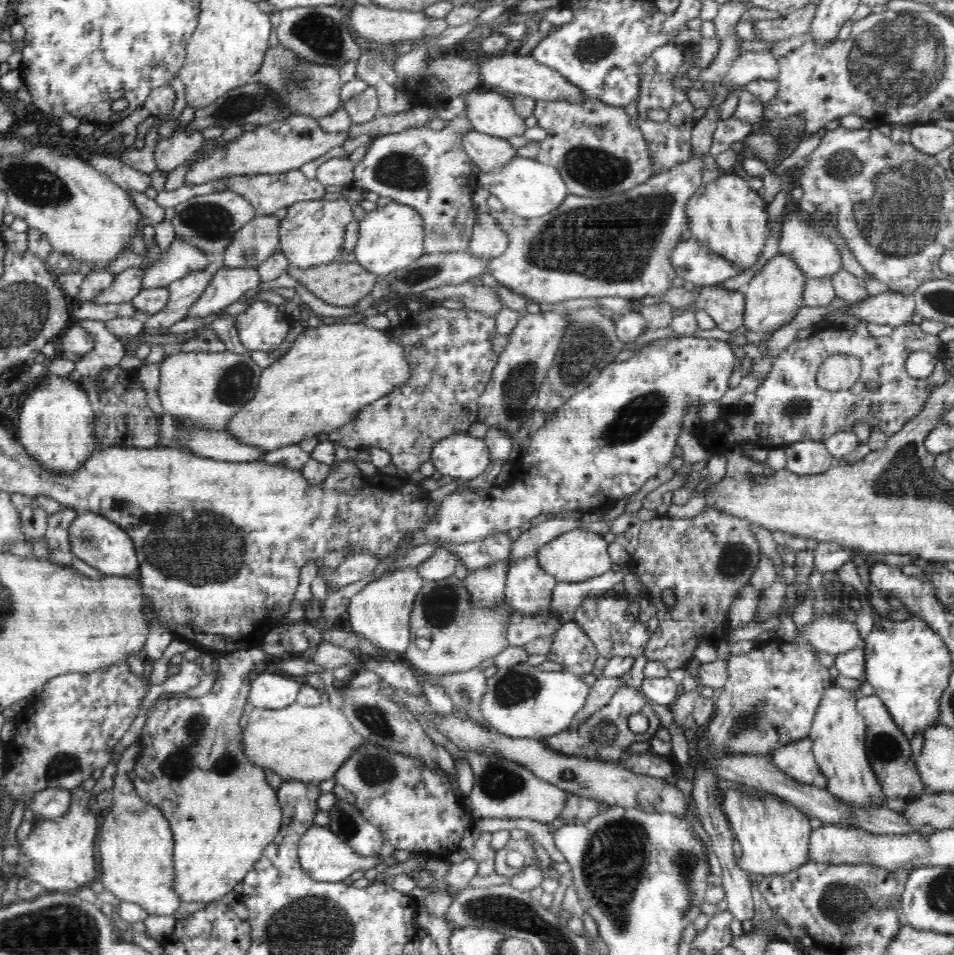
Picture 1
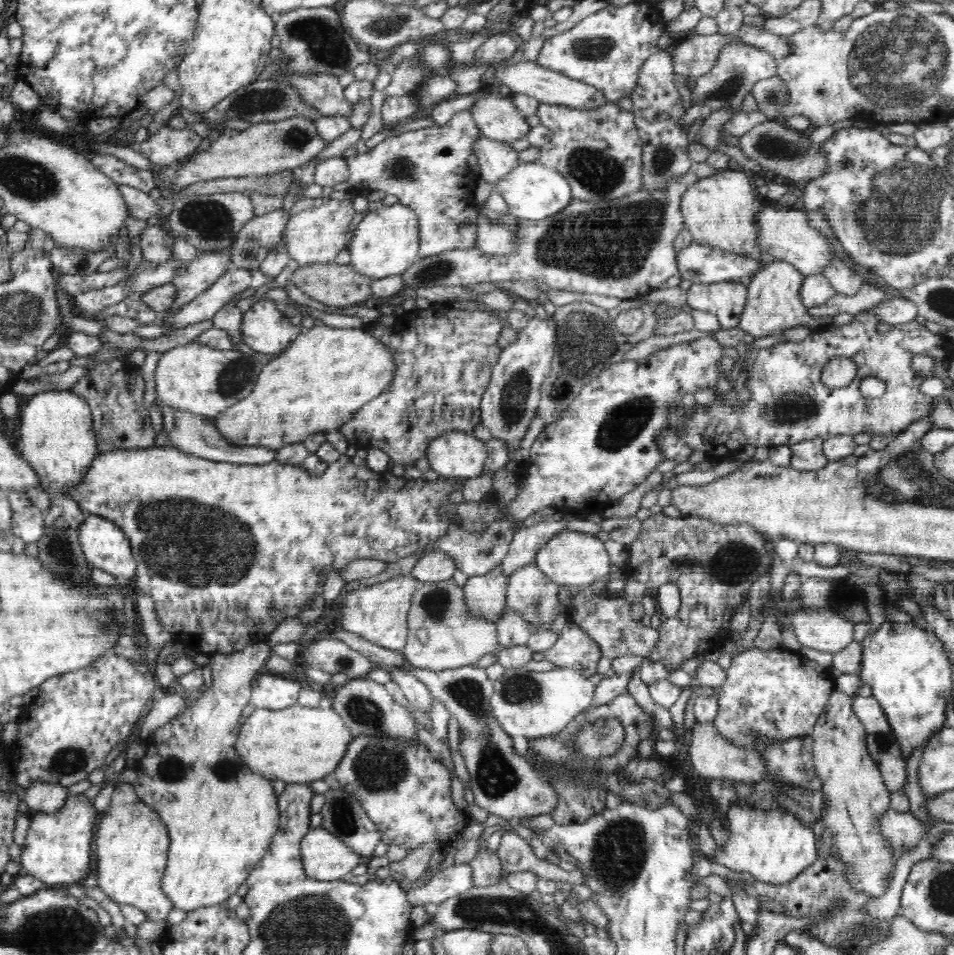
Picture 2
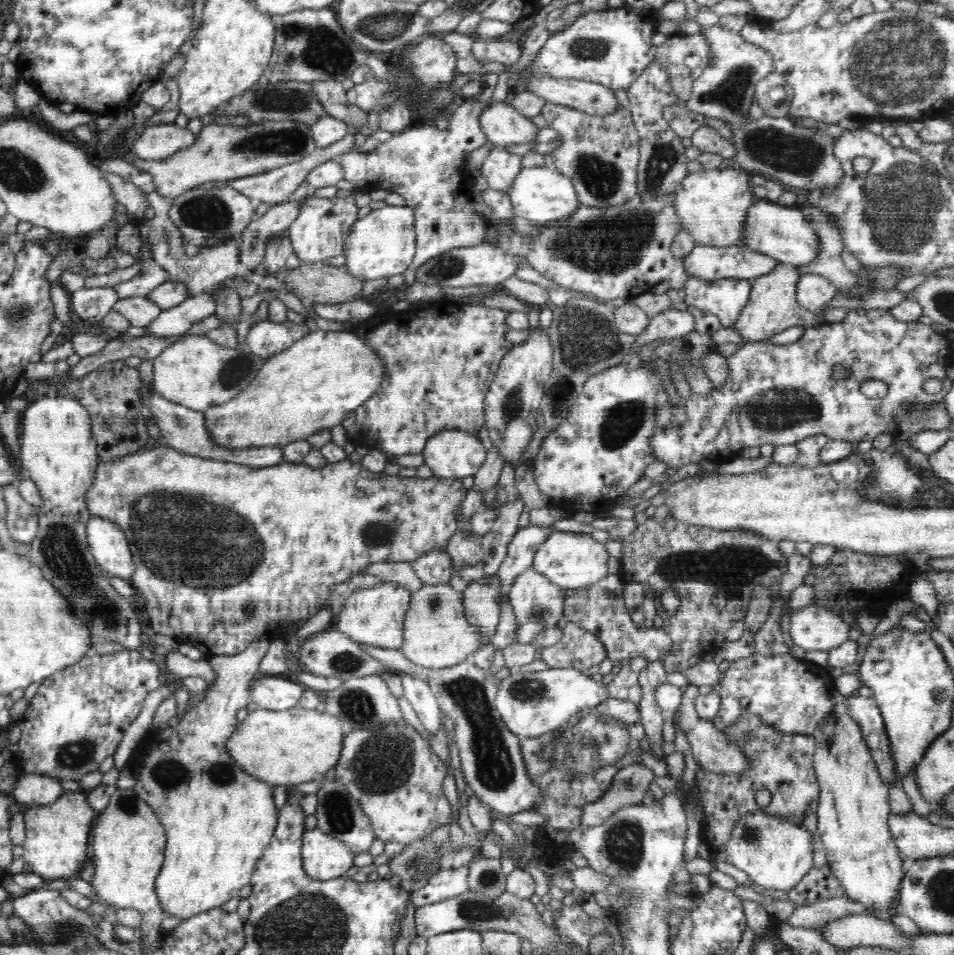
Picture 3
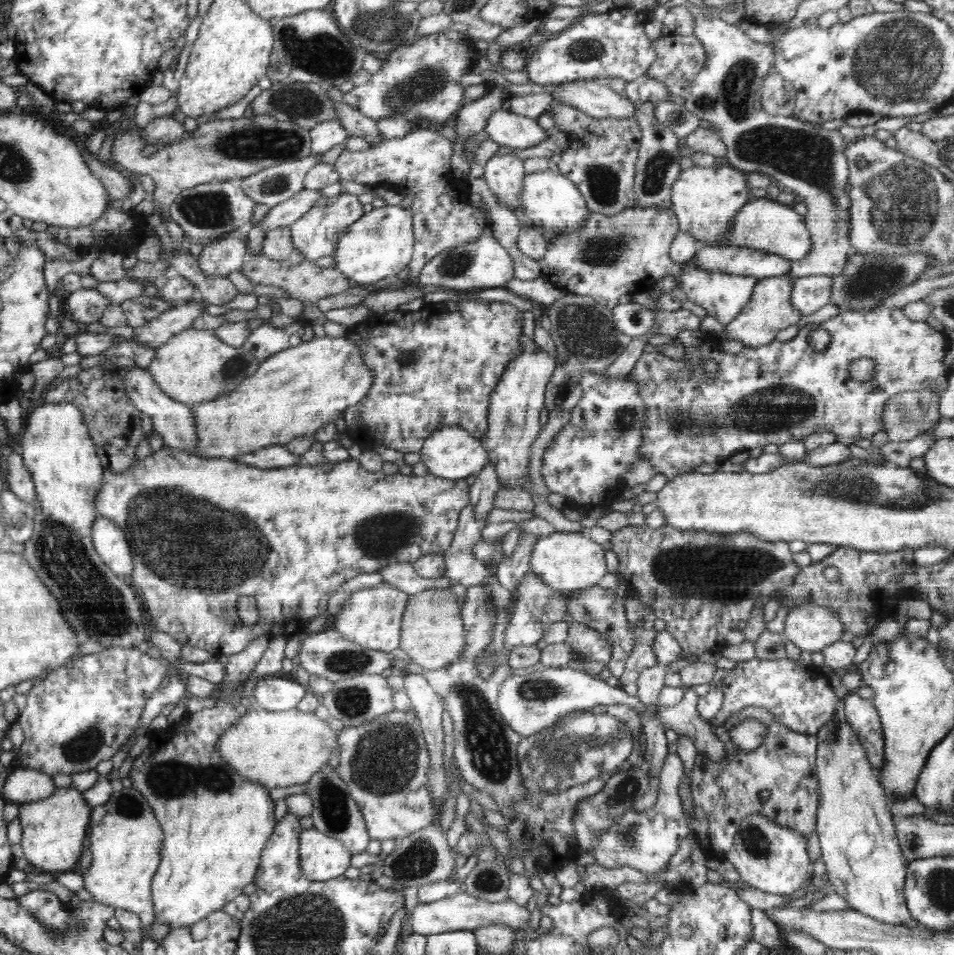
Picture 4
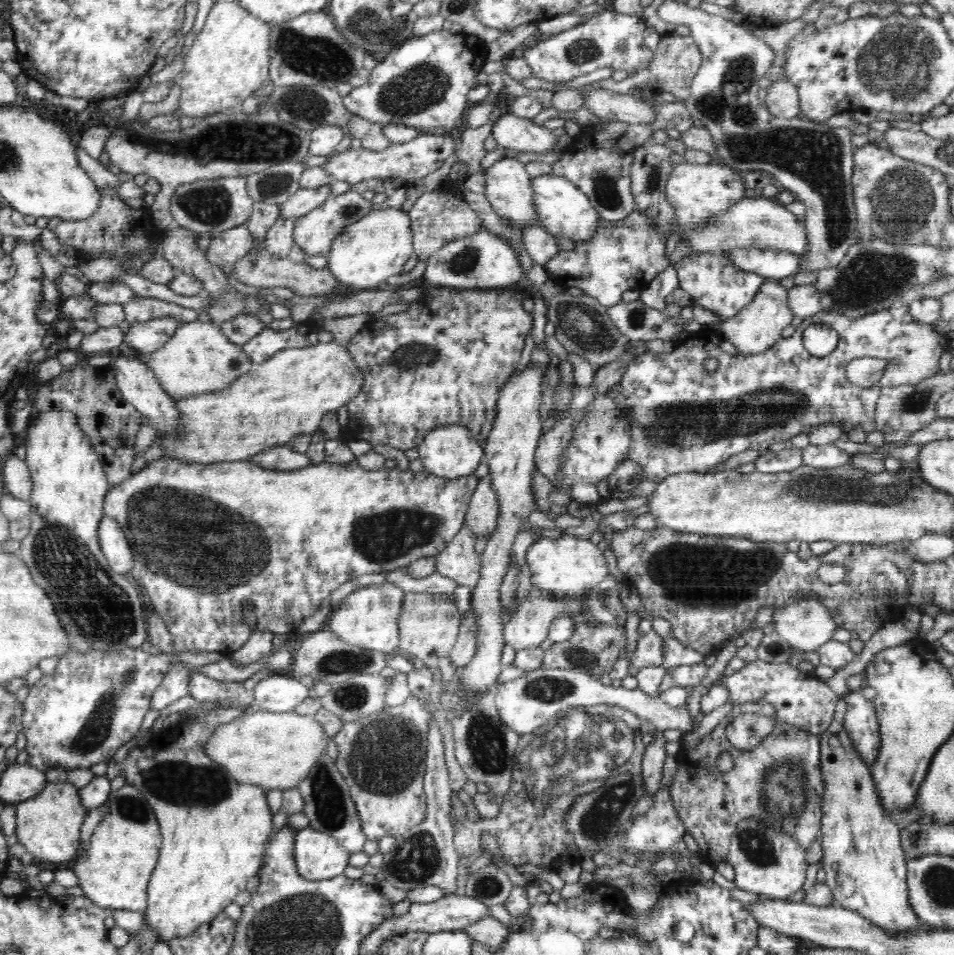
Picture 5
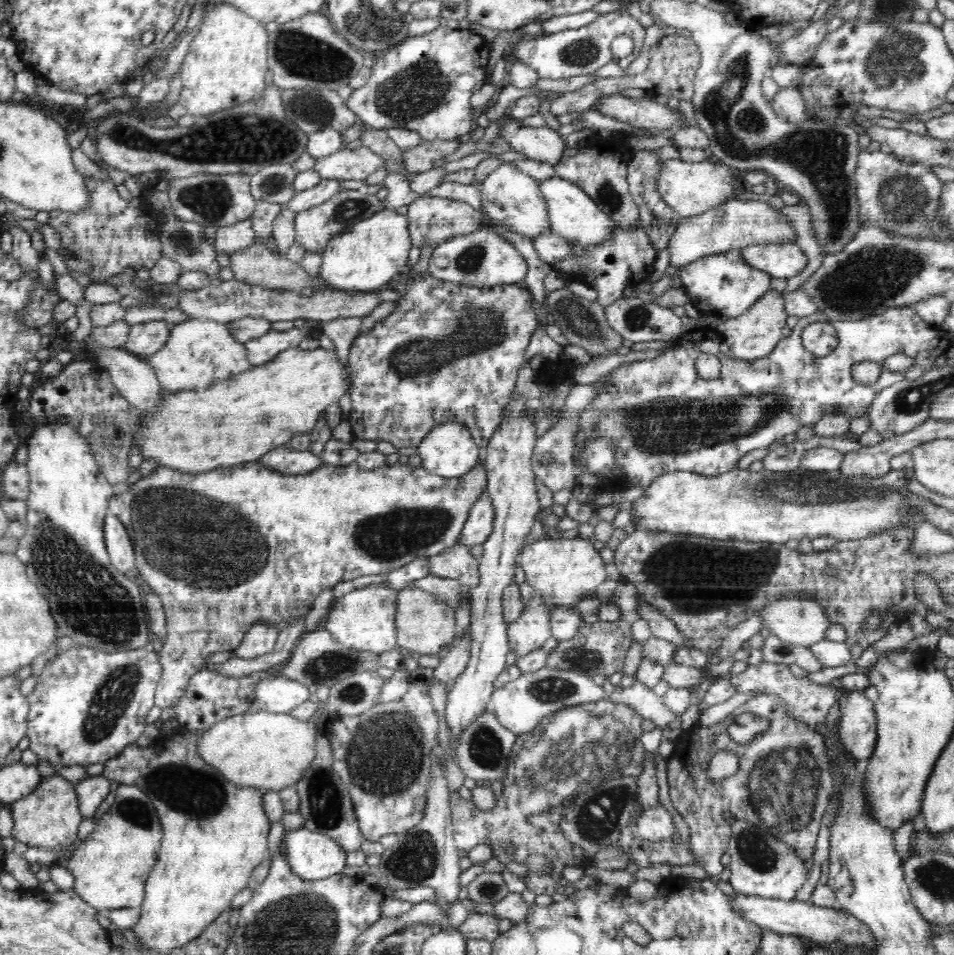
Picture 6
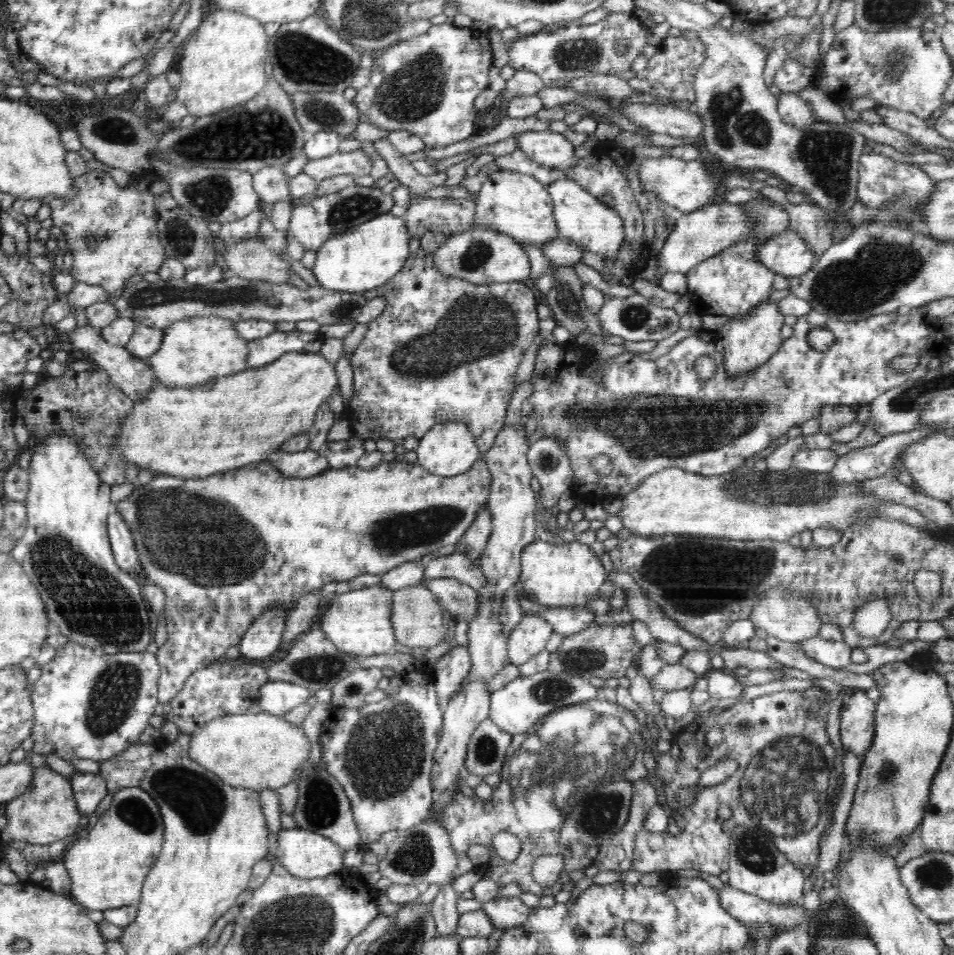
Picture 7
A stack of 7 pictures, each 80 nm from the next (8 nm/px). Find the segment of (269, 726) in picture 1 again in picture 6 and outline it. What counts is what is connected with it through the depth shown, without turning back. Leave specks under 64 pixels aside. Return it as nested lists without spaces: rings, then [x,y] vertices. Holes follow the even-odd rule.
[[[254,708],[251,712],[224,718],[212,724],[198,740],[196,751],[202,760],[214,766],[231,783],[239,787],[251,786],[266,794],[268,791],[279,791],[292,786],[301,779],[304,770],[316,758],[316,738],[320,735],[318,732],[322,733],[317,726],[310,726],[308,721],[292,718],[290,713],[278,714]]]

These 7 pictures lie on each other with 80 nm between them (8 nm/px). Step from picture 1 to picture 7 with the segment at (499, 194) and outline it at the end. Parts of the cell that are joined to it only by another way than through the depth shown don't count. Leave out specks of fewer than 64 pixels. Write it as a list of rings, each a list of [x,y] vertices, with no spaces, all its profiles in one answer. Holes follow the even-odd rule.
[[[562,175],[559,180],[552,182],[552,184],[547,186],[547,190],[554,205],[553,215],[554,220],[557,222],[556,226],[560,236],[570,239],[583,251],[589,250],[590,252],[594,252],[594,254],[599,254],[602,258],[606,257],[606,259],[613,259],[625,238],[623,222],[620,215],[615,210],[605,206],[598,198],[592,196],[585,189],[582,189],[575,181],[572,181],[566,176]]]

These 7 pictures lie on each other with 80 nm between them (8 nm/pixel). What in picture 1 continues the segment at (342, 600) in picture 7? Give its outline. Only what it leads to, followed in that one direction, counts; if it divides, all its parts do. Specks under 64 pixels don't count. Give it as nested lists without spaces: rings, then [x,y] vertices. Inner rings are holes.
[[[402,567],[369,582],[349,602],[346,618],[350,630],[363,634],[381,649],[405,653],[411,641],[410,614],[425,581],[416,567]]]

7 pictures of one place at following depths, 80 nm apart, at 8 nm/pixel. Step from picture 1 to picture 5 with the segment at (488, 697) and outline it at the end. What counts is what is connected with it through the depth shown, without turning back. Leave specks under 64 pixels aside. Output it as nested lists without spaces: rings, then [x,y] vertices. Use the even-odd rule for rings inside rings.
[[[541,667],[512,680],[502,679],[496,686],[496,708],[500,718],[506,726],[519,735],[538,730],[539,727],[561,716],[568,709],[591,707],[595,704],[620,706],[632,711],[640,719],[647,719],[659,731],[674,728],[683,733],[694,731],[697,724],[692,721],[692,714],[688,710],[688,703],[679,707],[666,704],[659,695],[648,696],[639,688],[626,689],[625,687],[606,686],[597,676],[588,674],[584,669],[550,669]]]

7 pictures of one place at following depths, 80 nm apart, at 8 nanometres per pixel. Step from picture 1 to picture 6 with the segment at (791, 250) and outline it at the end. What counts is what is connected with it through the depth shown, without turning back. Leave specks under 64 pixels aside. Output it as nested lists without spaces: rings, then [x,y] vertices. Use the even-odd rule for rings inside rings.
[[[734,198],[698,216],[682,217],[667,248],[671,254],[670,263],[678,270],[689,262],[708,255],[726,253],[747,246],[784,242],[796,242],[796,231],[780,209],[758,200],[744,201]]]

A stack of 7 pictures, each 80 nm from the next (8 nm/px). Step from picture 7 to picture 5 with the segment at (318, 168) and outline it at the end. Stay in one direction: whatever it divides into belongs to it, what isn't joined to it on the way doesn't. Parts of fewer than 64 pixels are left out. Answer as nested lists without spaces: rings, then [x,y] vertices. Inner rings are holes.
[[[421,133],[408,142],[391,142],[384,150],[375,151],[364,146],[357,150],[350,148],[332,156],[322,167],[332,176],[334,181],[345,181],[350,185],[361,183],[370,178],[381,178],[382,181],[386,178],[402,178],[410,184],[414,181],[420,181],[428,174],[432,174],[434,170],[442,168],[442,164],[454,151],[451,136]]]

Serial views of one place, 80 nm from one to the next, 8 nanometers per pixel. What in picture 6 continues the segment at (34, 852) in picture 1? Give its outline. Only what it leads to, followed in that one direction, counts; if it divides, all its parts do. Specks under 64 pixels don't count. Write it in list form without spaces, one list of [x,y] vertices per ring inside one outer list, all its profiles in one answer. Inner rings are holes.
[[[59,774],[44,777],[38,788],[28,796],[9,804],[13,817],[11,836],[18,842],[24,842],[32,848],[50,852],[52,858],[60,857],[66,850],[73,850],[80,841],[78,826],[83,820],[79,811],[78,797],[74,785]]]

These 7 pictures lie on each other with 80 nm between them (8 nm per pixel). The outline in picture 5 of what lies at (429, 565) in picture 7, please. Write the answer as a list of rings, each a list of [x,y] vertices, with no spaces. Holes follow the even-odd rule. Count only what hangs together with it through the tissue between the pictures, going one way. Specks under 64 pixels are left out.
[[[464,523],[460,532],[456,534],[454,540],[436,557],[436,572],[442,576],[447,576],[455,580],[458,585],[464,585],[474,588],[480,578],[481,555],[474,551],[476,544],[476,535],[470,531],[470,528]]]

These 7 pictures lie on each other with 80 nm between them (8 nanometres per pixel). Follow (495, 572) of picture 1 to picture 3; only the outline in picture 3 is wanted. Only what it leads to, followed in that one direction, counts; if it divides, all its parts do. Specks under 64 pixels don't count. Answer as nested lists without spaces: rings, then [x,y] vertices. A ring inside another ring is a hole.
[[[497,574],[468,583],[463,590],[464,616],[468,623],[478,627],[482,639],[491,642],[500,622],[502,610],[498,603],[503,588]]]

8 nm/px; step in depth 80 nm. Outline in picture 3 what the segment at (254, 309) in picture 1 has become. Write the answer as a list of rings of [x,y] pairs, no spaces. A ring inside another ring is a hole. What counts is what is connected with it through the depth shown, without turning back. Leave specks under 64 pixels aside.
[[[260,320],[250,327],[245,344],[252,351],[252,354],[266,360],[280,354],[309,332],[305,322]]]

